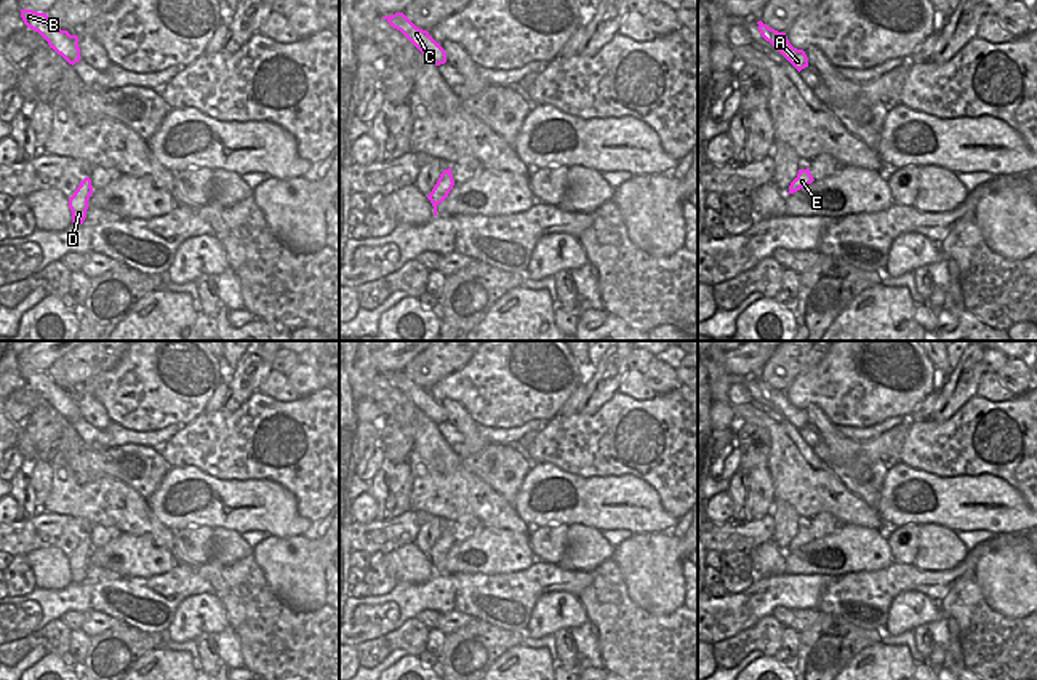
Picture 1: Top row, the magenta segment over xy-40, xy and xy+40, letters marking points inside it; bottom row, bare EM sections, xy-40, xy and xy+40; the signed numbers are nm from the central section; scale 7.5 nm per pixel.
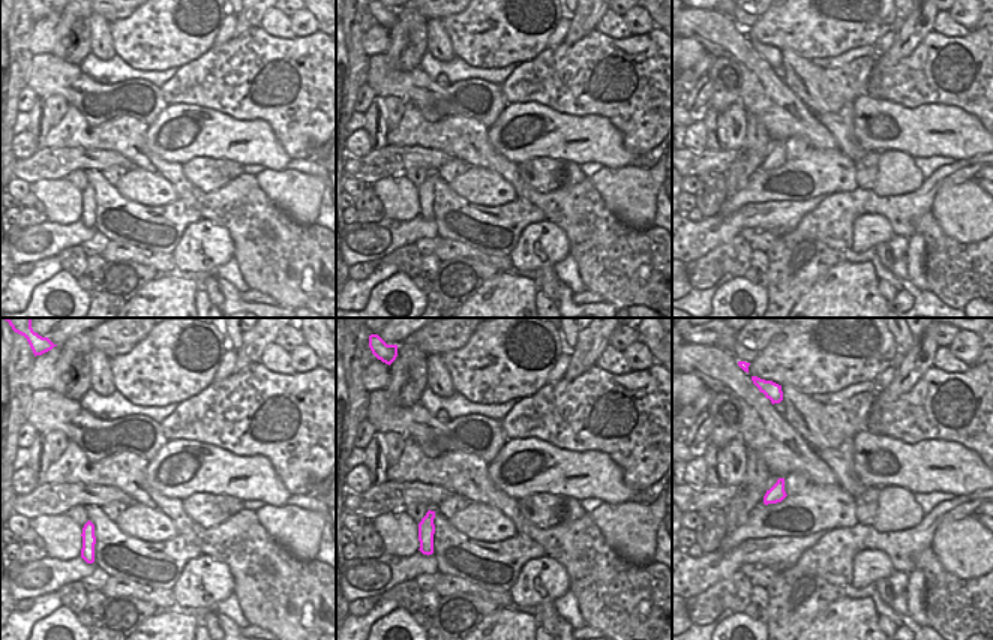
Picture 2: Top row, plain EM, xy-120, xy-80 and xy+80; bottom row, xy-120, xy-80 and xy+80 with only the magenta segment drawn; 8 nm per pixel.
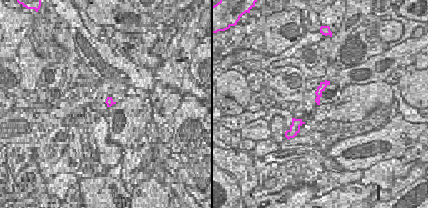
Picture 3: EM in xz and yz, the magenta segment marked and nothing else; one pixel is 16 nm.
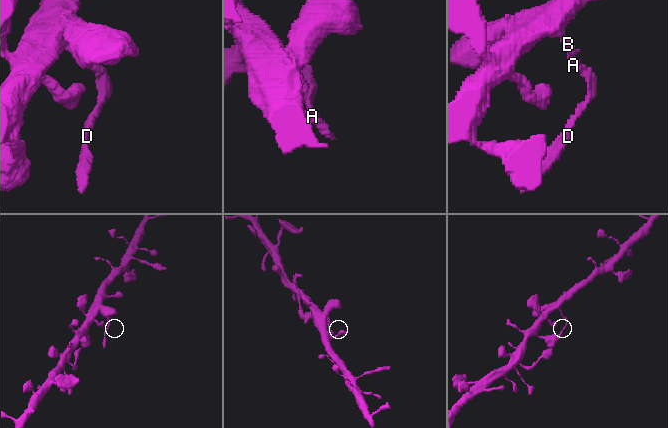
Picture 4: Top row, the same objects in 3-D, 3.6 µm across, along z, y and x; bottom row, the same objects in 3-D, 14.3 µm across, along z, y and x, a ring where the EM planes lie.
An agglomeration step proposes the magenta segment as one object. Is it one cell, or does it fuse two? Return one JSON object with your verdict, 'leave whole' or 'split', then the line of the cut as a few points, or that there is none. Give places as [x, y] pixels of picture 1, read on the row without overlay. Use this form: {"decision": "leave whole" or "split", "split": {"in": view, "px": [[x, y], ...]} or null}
{"decision": "split", "split": {"in": "xy+40", "px": [[799, 530], [808, 532]]}}

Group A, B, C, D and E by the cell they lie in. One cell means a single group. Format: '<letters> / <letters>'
A B C / D E

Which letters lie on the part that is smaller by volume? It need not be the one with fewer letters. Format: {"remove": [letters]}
{"remove": ["D", "E"]}

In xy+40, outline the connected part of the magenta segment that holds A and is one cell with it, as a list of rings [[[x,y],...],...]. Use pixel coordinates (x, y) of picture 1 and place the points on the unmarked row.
[[[762,379],[757,381],[762,395],[770,400],[799,430],[808,426],[808,416],[803,408],[794,406],[784,390],[778,390]]]

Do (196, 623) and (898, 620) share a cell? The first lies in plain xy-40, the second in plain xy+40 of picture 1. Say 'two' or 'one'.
one

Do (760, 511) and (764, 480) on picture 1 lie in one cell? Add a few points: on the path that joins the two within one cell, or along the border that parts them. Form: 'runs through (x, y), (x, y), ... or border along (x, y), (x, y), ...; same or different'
runs through (762, 503), (764, 488); same

